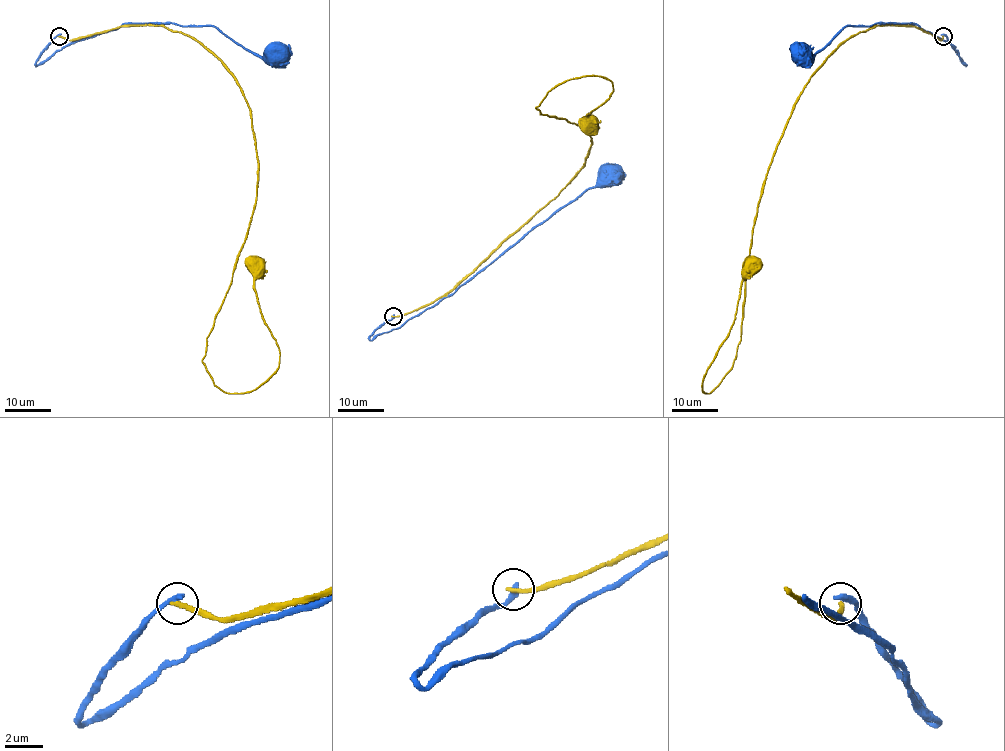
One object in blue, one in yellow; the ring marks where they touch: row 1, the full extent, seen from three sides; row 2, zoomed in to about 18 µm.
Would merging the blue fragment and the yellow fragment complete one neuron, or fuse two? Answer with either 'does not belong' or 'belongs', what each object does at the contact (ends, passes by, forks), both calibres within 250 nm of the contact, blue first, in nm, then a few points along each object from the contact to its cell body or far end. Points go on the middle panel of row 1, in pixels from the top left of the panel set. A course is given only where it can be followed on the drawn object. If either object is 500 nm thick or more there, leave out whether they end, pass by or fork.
does not belong; blue ends there; yellow ends there; 360 nm thick on the blue side, 280 nm on the other; blue runs (393, 316), (370, 338), (388, 332), (451, 296), (531, 230), (588, 189), (609, 185), (614, 181), (611, 179); yellow runs (393, 316), (446, 296), (583, 166), (590, 135), (541, 114), (546, 95), (603, 76), (612, 92), (590, 125)

